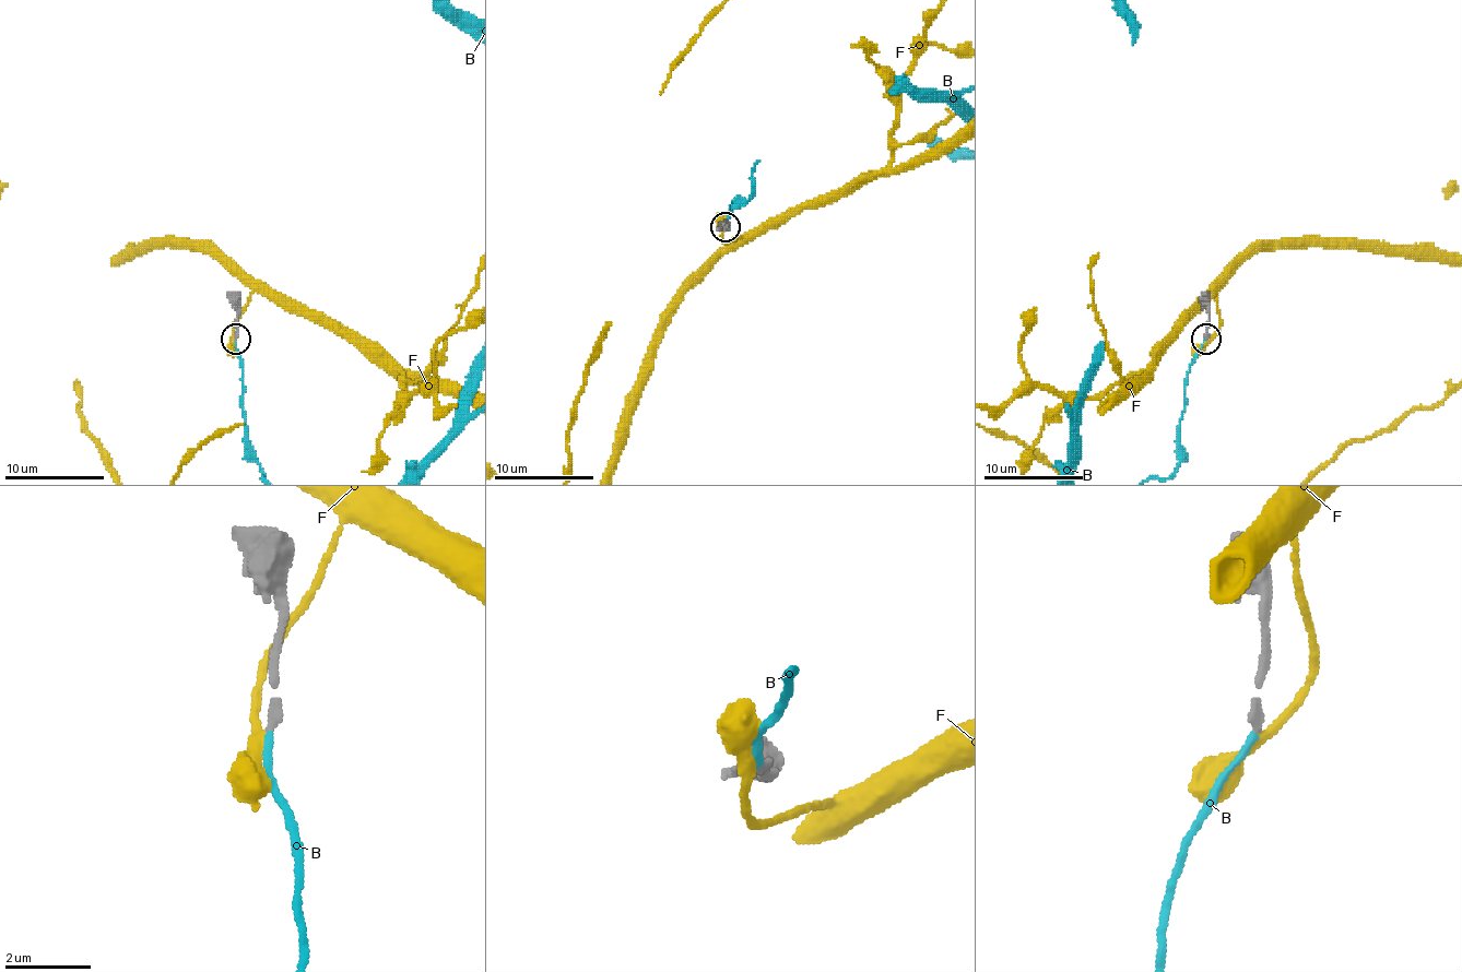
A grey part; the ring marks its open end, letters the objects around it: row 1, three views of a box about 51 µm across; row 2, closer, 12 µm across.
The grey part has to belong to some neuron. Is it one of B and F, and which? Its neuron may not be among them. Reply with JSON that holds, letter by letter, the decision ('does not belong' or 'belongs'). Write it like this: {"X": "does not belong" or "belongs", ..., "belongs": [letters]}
{"B": "belongs", "F": "does not belong", "belongs": ["B"]}

